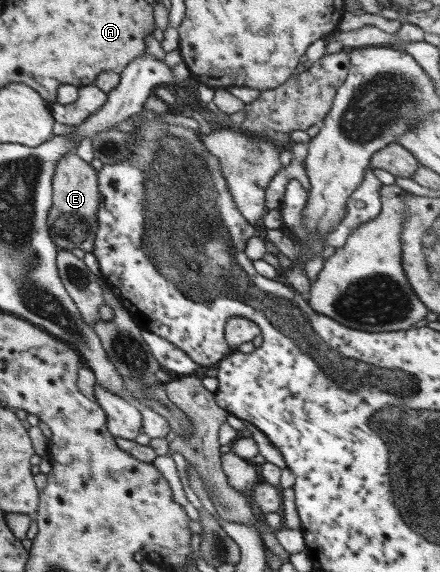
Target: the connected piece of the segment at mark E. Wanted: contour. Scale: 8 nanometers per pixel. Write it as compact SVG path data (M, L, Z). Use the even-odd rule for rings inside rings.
M76 152L66 153L58 162L52 179L52 206L48 213L48 230L59 249L82 249L91 253L98 230L98 207L102 202L99 193L98 171Z

